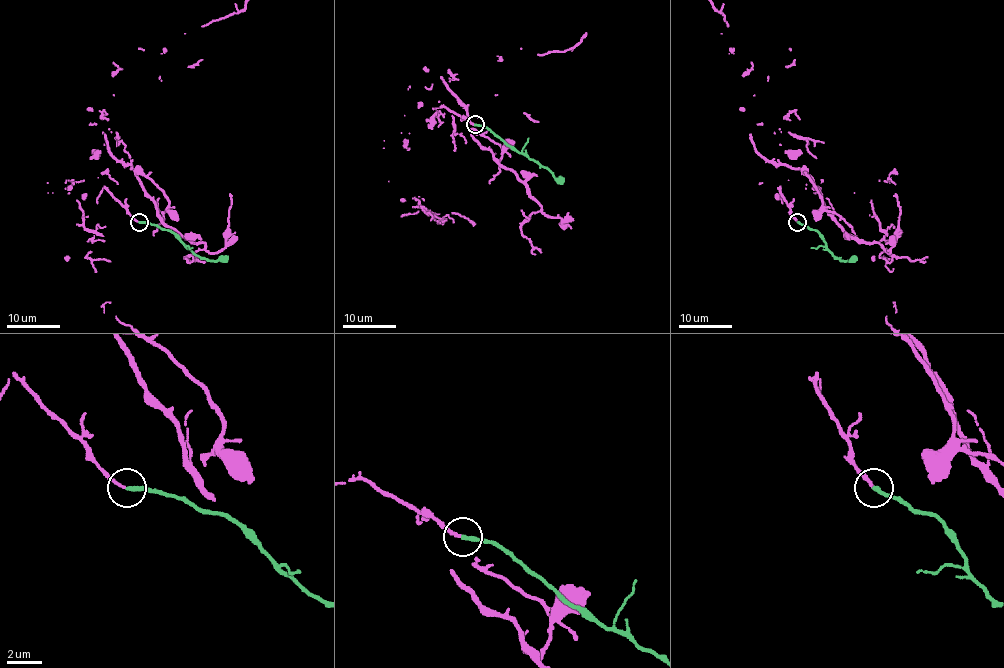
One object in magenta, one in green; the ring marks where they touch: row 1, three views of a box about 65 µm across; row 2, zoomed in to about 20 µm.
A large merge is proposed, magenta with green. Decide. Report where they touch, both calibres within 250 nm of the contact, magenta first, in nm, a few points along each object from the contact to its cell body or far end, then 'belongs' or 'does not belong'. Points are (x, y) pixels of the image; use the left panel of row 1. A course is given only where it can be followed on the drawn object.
(139, 222) | 160/240 nm | green via (139, 221), (169, 229), (202, 257), (227, 259) | belongs

